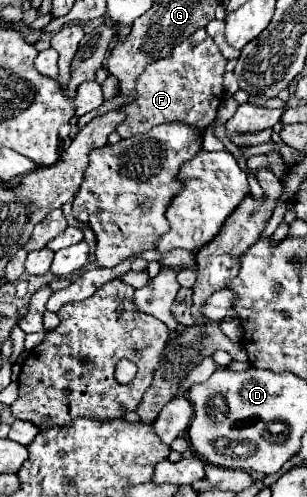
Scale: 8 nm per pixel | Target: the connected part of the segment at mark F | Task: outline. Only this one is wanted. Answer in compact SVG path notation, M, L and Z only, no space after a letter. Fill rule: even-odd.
M206 29L196 31L180 45L176 45L168 57L146 65L144 73L136 79L134 99L120 107L120 111L126 113L126 119L116 127L118 135L122 139L132 137L138 133L146 133L156 125L172 121L182 121L204 131L214 121L216 111L224 99L224 65L226 59L220 55Z

